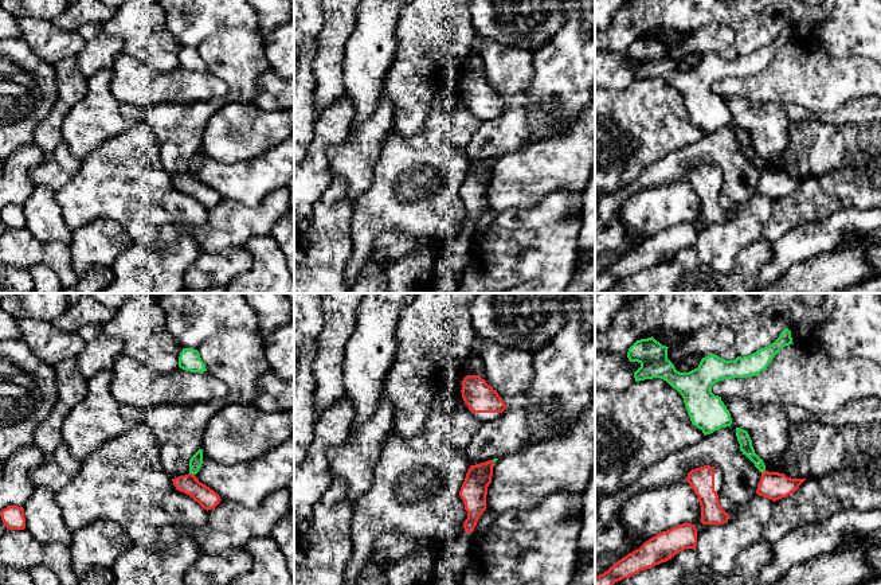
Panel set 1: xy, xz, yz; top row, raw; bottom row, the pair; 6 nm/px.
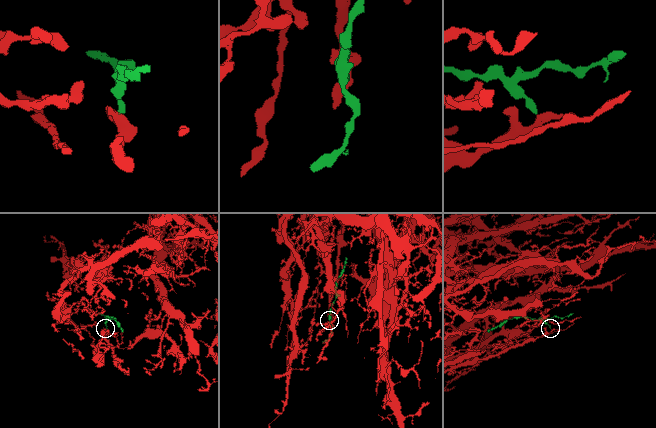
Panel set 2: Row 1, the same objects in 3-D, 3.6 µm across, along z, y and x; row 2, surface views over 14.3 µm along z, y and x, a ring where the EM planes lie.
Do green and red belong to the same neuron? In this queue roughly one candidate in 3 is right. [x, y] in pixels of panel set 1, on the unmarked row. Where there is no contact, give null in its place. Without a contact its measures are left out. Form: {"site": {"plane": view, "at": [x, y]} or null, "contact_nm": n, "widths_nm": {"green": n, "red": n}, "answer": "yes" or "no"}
{"site": {"plane": "xy", "at": [192, 172]}, "contact_nm": 40, "widths_nm": {"green": 80, "red": 120}, "answer": "no"}

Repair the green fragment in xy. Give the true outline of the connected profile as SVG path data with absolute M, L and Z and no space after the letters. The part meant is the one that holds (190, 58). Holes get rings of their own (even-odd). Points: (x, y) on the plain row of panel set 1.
M183 47L179 55L179 66L191 71L207 70L205 63L200 56L199 50L193 47Z

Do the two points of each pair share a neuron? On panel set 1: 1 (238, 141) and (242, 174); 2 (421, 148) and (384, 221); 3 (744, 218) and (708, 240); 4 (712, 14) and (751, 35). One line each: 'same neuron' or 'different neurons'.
1: different neurons
2: same neuron
3: same neuron
4: same neuron

